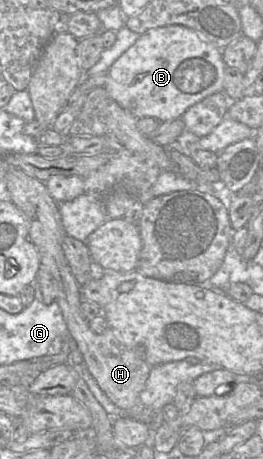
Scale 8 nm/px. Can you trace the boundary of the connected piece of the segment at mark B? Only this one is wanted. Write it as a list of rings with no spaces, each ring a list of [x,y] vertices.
[[[182,25],[153,28],[141,34],[137,41],[126,50],[107,71],[103,88],[122,108],[137,119],[152,117],[159,122],[182,118],[188,108],[224,89],[227,65],[222,49],[201,38],[194,30]]]

